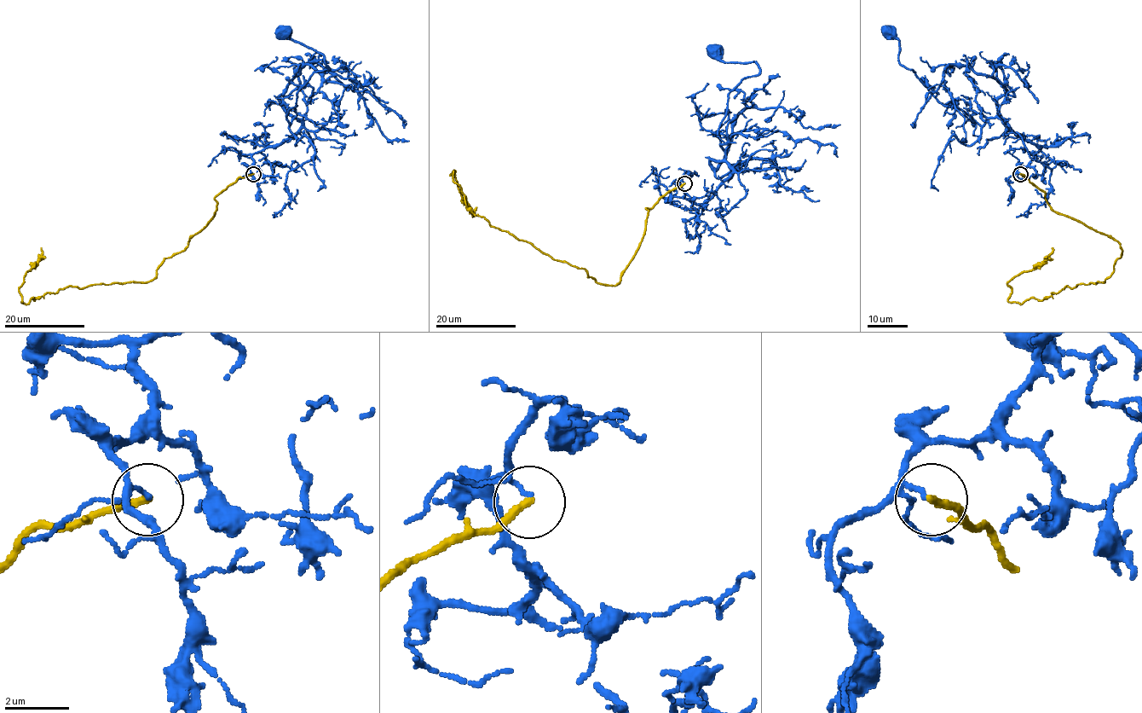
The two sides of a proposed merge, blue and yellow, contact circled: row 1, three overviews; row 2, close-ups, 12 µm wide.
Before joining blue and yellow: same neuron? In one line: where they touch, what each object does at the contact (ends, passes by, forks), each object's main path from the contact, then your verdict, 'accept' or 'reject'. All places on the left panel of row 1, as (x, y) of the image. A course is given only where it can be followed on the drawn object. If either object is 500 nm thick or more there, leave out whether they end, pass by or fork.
(253, 174) | blue ends | yellow ends | blue via (253, 174), (252, 155), (301, 126), (279, 97), (309, 64), (326, 81), (351, 86), (390, 140), (409, 141) | yellow via (253, 174), (214, 198), (208, 223), (150, 281), (67, 286), (26, 304), (19, 288), (42, 248) | reject

